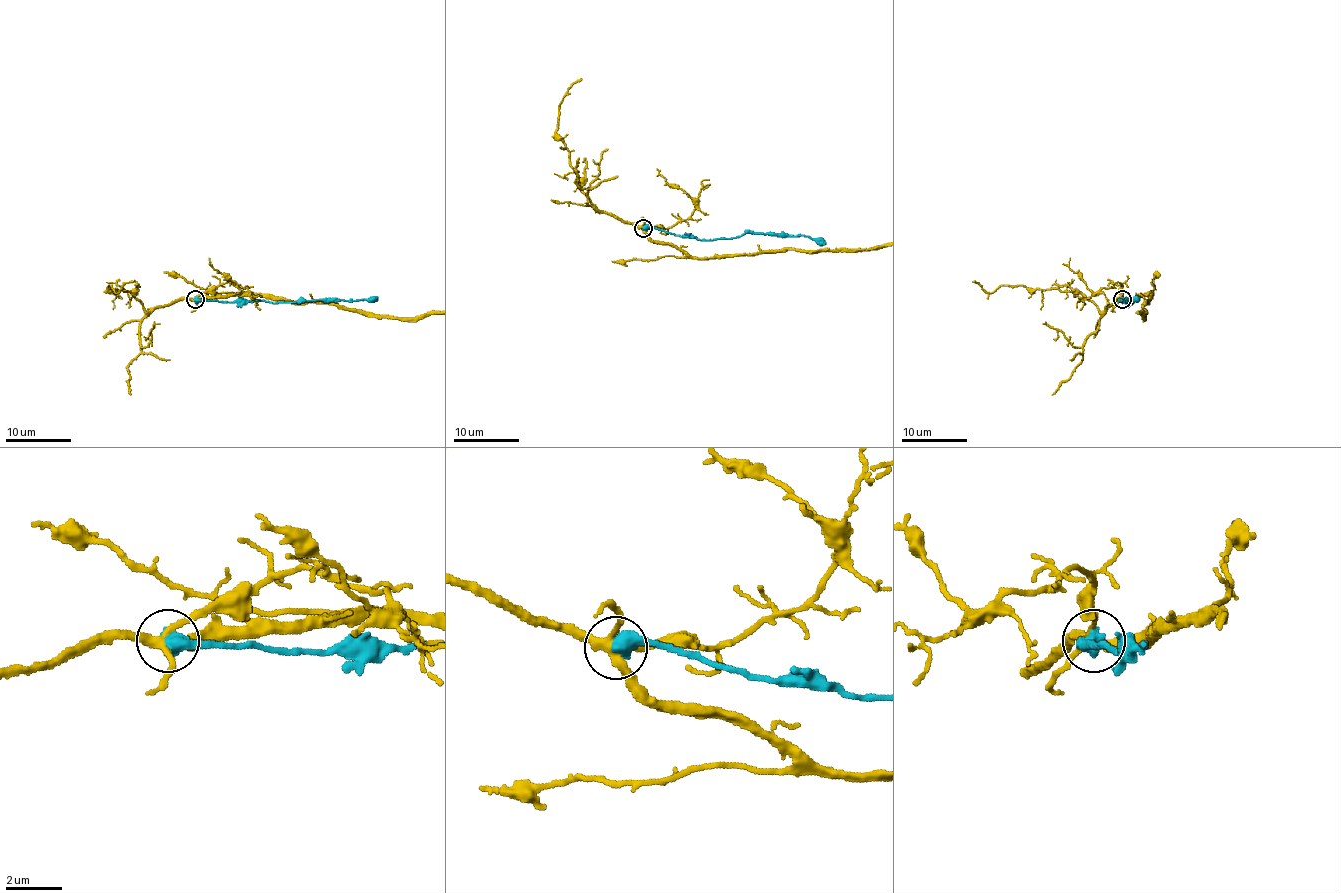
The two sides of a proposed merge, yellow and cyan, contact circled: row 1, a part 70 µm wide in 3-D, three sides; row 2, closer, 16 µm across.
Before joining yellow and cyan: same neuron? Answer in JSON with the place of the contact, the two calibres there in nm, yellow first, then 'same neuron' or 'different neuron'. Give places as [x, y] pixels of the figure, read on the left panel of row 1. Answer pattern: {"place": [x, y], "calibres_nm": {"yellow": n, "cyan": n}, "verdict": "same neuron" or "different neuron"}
{"place": [195, 299], "calibres_nm": {"yellow": 320, "cyan": 600}, "verdict": "different neuron"}

